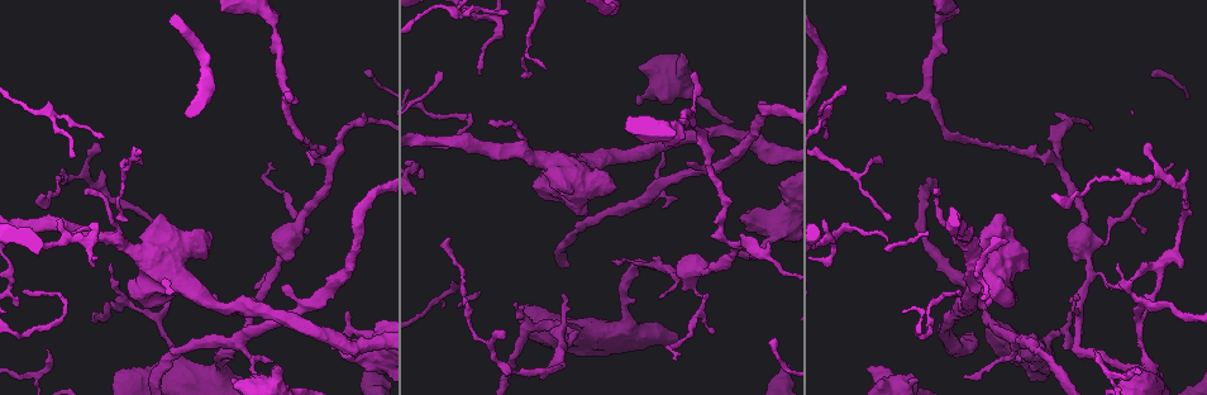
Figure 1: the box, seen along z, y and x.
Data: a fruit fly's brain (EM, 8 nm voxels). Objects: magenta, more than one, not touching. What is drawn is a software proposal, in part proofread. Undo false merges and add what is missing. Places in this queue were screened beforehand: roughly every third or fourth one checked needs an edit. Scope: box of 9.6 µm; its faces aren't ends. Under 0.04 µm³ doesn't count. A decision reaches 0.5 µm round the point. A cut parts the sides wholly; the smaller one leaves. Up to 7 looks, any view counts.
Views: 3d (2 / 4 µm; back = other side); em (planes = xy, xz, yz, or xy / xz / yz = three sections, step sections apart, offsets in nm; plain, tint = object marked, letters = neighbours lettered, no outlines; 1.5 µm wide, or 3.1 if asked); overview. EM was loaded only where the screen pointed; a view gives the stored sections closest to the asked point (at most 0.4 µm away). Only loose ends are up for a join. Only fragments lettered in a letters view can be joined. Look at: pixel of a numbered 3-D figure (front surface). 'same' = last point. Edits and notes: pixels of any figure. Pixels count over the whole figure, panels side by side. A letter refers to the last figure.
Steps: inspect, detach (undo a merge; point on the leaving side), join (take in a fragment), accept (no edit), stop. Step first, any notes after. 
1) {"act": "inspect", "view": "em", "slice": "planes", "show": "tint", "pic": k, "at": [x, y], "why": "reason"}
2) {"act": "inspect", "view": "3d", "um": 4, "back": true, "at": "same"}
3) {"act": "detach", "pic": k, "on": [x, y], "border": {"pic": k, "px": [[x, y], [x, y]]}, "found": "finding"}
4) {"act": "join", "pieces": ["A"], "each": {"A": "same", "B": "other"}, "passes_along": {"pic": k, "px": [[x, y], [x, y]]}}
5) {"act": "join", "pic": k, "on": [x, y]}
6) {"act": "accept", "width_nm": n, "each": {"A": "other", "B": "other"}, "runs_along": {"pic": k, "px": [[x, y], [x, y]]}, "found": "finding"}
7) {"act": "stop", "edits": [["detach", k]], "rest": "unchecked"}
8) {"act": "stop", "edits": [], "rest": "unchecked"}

{"act": "inspect", "view": "3d", "um": 4, "pic": 1, "at": [963, 376]}

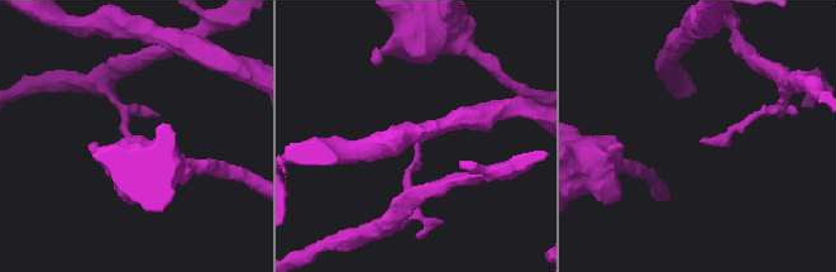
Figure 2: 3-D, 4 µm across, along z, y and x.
{"act": "inspect", "view": "em", "slice": "planes", "show": "letters", "pic": 2, "at": [417, 144], "why": "shape alone is not enough"}

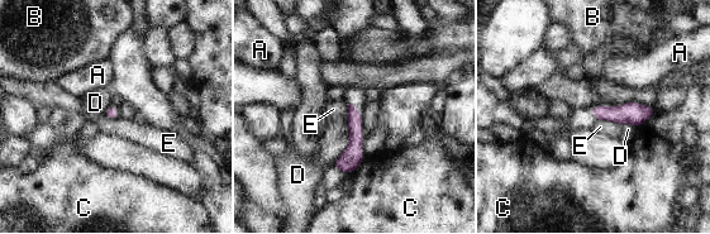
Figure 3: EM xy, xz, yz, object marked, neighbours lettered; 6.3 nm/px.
{"act": "accept", "each": {"A": "other", "B": "other", "C": "other", "D": "other", "E": "other"}, "border": {"pic": 3, "px": [[597, 119], [622, 124]]}, "found": "no lettered fragment goes on from it"}

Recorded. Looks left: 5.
{"act": "inspect", "view": "3d", "um": 2, "pic": 1, "at": [631, 264], "why": "abrupt turn"}

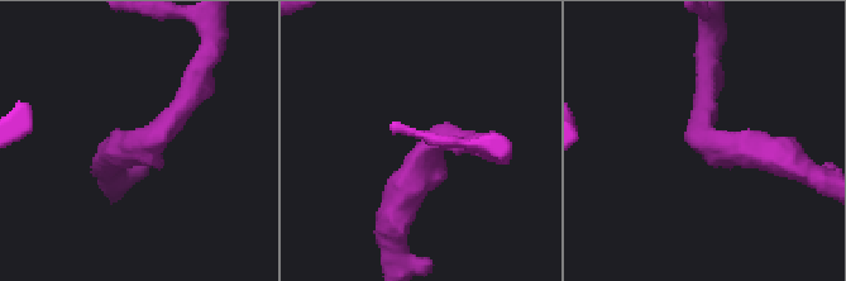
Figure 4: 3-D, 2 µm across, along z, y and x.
{"act": "inspect", "view": "em", "slice": "planes", "show": "letters", "pic": 4, "at": [711, 146], "arm_widths_nm": [190, 220]}

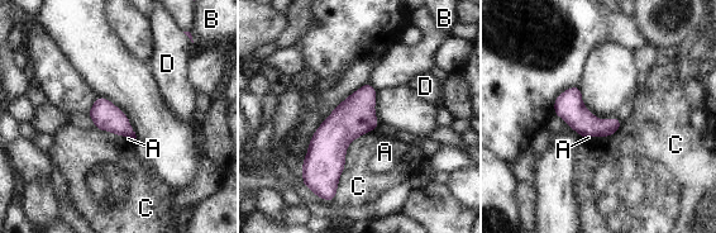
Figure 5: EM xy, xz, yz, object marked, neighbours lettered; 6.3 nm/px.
{"act": "accept", "each": {"A": "other", "B": "other", "C": "other", "D": "other"}, "found": "continuous, no second neuron"}

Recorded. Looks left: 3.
{"act": "inspect", "view": "em", "slice": "planes", "show": "letters", "pic": 1, "at": [740, 253]}

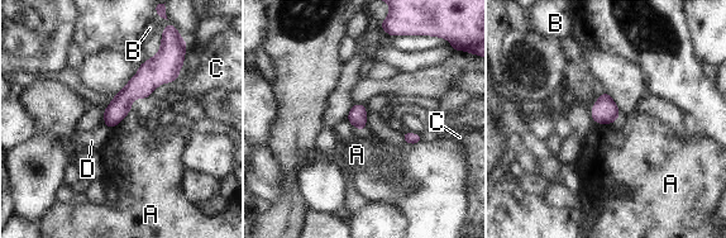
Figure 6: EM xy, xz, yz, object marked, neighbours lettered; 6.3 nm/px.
{"act": "accept", "each": {"A": "other", "B": "other", "C": "other", "D": "other"}, "runs_along": {"pic": 6, "px": [[170, 46], [168, 56], [106, 122]]}, "found": "no lettered fragment goes on from it"}

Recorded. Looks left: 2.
{"act": "stop", "edits": [], "rest": "unchecked"}

